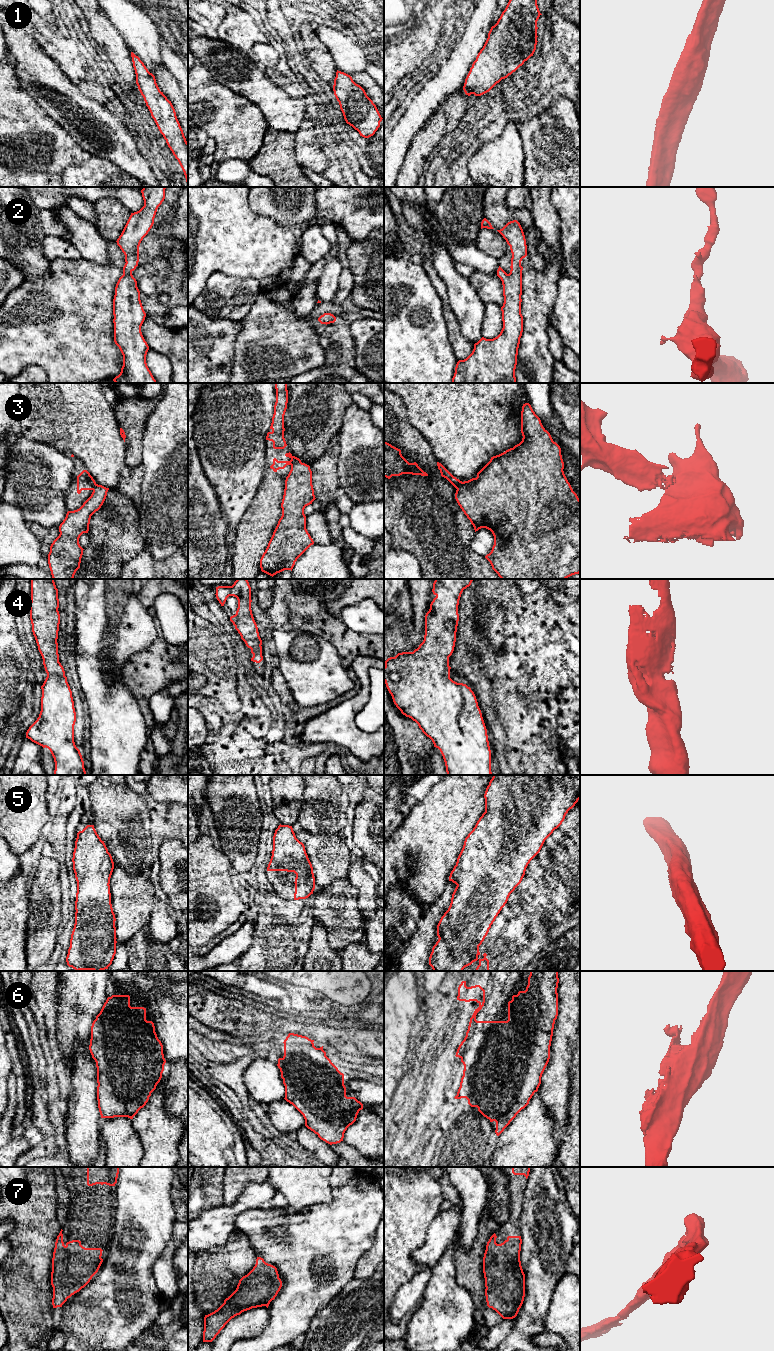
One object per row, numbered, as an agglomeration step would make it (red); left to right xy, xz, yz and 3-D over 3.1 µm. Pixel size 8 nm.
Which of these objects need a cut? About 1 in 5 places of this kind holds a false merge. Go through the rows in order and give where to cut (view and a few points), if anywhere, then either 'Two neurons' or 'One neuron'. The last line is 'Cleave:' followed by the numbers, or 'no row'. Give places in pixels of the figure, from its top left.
1: No split. One neuron
2: No split. One neuron
3: Split along yz (475, 478), (471, 484), (459, 485), (456, 488). Two neurons
4: No split. One neuron
5: No split. One neuron
6: No split. One neuron
7: No split. One neuron
Cleave: 3

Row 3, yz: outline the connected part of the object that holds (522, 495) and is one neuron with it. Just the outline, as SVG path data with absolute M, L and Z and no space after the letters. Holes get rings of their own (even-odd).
M525 403L522 406L521 433L523 436L522 441L513 448L491 457L490 461L477 473L475 482L472 485L457 488L455 499L470 520L475 532L481 528L486 528L492 532L494 545L485 558L501 579L567 579L580 573L580 499L573 491L564 474L564 462L560 446L553 441L550 433L543 427L540 418L535 414L529 403Z

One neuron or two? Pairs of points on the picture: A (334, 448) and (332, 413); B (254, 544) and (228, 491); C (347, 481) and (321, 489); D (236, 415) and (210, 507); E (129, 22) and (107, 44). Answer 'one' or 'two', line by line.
A: two
B: two
C: two
D: two
E: two

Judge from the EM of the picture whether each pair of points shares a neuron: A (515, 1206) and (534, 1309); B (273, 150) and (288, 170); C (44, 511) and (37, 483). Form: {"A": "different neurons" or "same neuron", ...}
{"A": "different neurons", "B": "same neuron", "C": "same neuron"}

